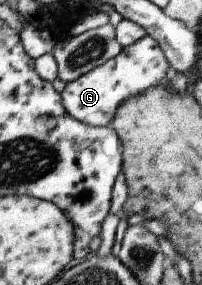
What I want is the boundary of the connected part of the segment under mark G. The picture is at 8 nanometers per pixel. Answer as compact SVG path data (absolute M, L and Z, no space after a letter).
M145 35L139 41L123 46L115 57L66 83L60 92L60 101L63 109L79 123L105 127L125 100L161 84L170 74L170 65L159 44Z

